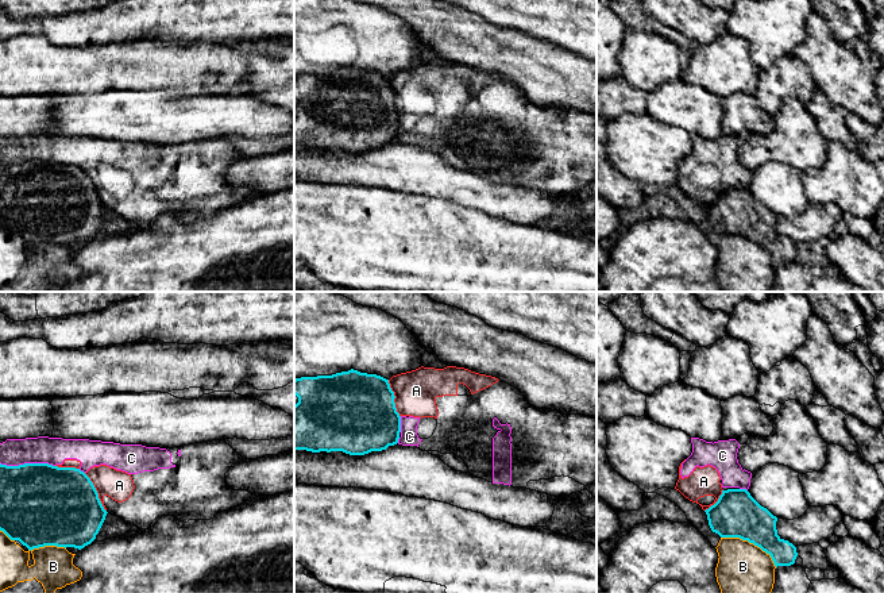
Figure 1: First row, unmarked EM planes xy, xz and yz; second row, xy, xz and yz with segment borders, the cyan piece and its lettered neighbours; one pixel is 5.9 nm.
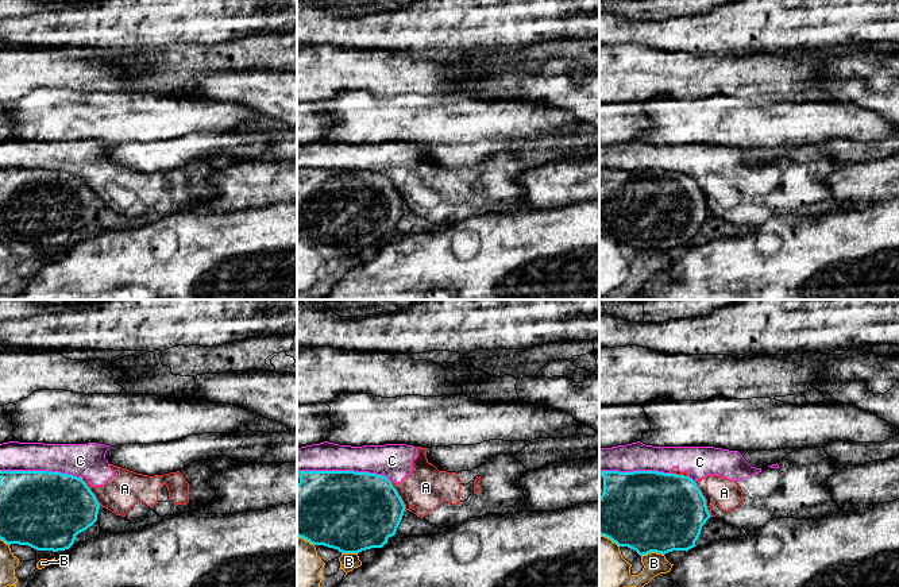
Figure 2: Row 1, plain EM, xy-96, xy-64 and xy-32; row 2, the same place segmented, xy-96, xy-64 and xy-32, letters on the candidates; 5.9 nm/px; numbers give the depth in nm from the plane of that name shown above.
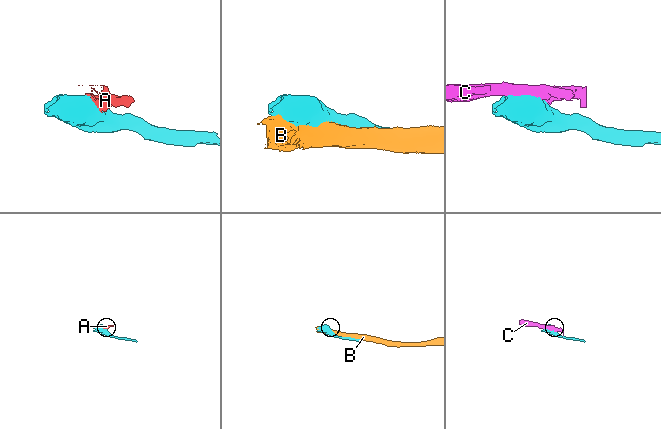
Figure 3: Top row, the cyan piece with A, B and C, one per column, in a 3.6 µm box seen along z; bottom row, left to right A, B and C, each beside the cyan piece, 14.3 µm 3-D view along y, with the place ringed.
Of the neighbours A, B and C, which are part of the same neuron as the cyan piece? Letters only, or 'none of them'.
none of them

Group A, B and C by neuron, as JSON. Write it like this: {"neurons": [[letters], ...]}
{"neurons": [["A", "C"], ["B"]]}

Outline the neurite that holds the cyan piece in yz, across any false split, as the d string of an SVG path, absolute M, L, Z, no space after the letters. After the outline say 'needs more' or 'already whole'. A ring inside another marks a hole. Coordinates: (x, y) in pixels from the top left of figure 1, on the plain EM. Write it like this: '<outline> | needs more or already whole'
M746 186L722 188L718 199L705 208L713 230L721 235L748 238L771 253L775 263L791 263L796 244L777 232L776 219Z | already whole

